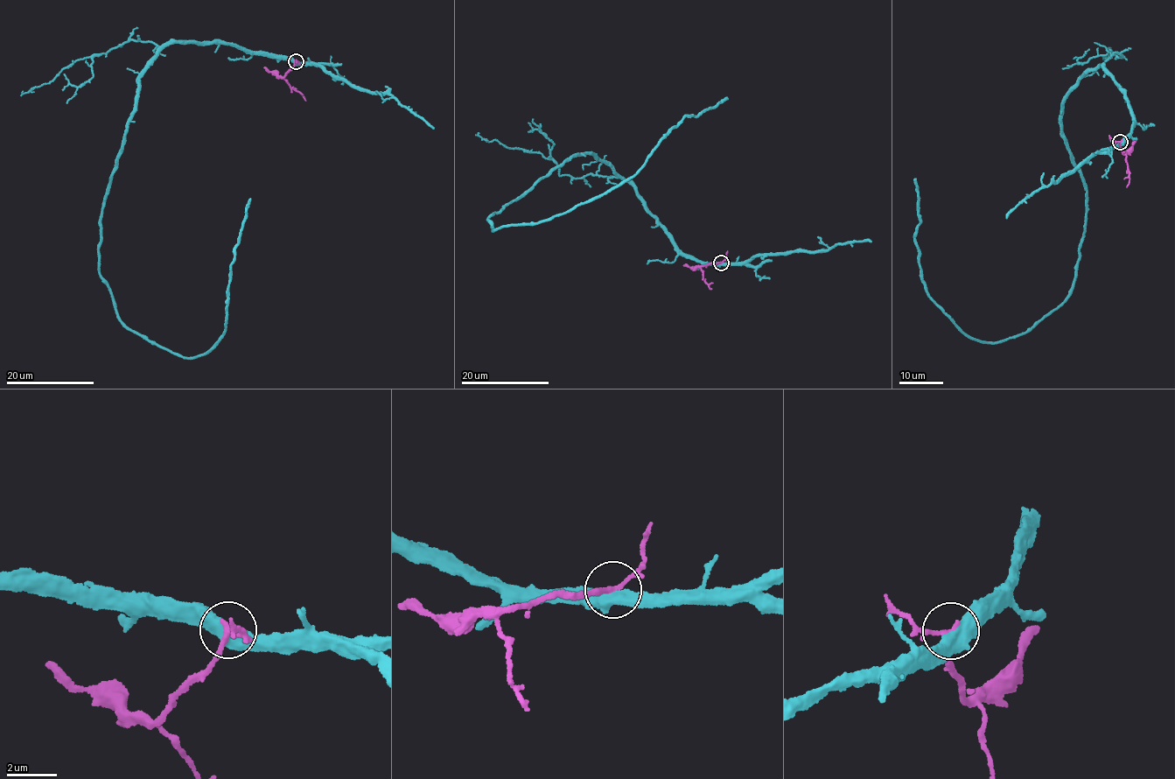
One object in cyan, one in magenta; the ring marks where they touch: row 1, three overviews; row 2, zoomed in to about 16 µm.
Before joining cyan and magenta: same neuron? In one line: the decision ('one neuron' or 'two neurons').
two neurons

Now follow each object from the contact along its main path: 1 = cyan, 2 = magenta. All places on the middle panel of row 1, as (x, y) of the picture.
1: (721, 263), (678, 254), (590, 153), (486, 220), (492, 232), (539, 223), (596, 199), (686, 115), (728, 99)
2: (721, 263), (701, 267), (702, 275), (711, 289)

